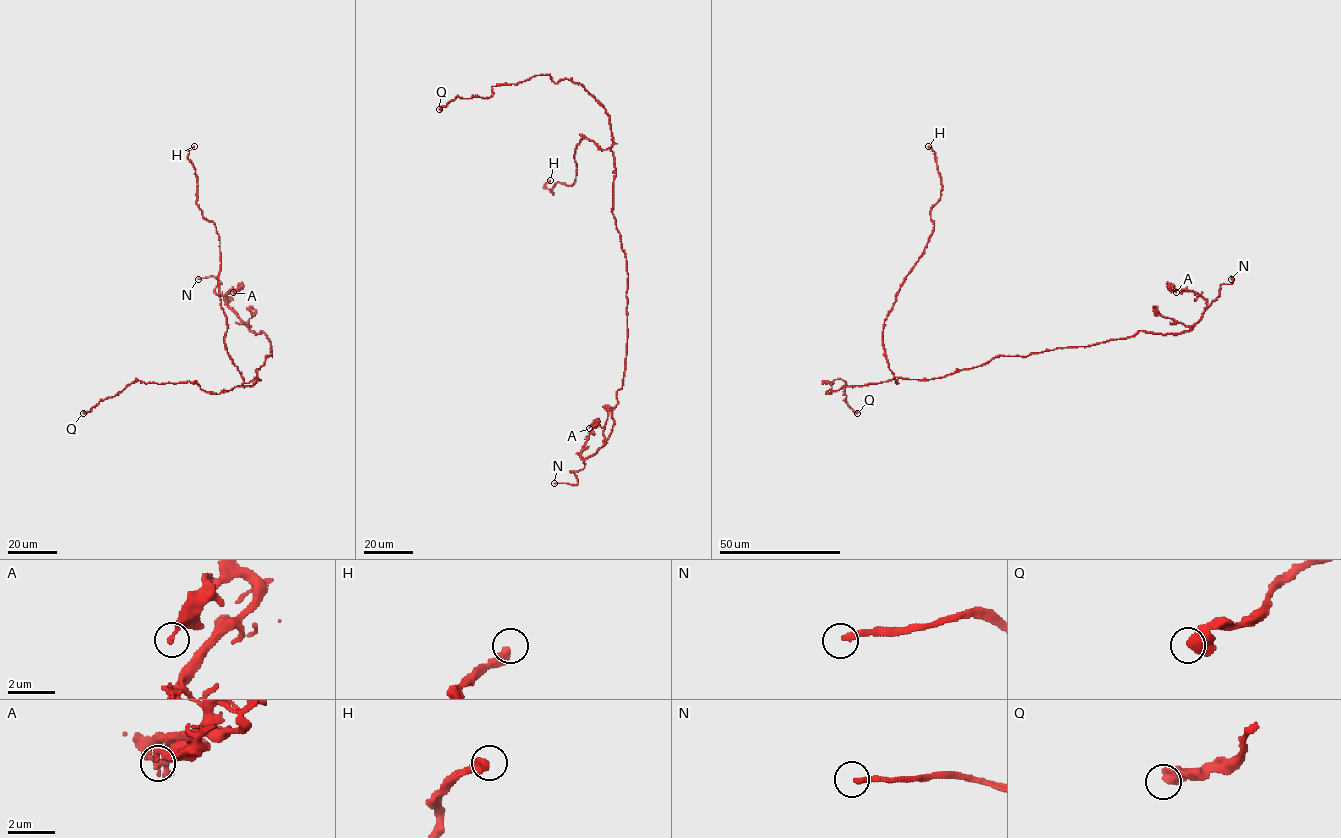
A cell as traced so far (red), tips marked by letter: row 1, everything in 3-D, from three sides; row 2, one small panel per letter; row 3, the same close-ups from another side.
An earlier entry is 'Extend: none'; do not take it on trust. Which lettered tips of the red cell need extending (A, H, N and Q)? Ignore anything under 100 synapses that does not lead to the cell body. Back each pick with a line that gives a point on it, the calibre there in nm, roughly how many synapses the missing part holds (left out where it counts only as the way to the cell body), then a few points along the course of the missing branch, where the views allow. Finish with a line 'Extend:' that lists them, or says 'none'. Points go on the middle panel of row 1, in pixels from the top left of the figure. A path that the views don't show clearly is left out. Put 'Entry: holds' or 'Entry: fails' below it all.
N: Place: (554, 483). Thickness 240 nm. Course of what is missing: (554, 483), (542, 481)
Extend: N
Entry: fails

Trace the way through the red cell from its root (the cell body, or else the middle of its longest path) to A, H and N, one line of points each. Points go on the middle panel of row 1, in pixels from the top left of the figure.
A: (613, 210), (628, 274), (625, 372), (610, 435), (584, 459), (581, 449), (598, 422), (589, 428)
H: (613, 210), (613, 152), (581, 134), (575, 181), (557, 182), (553, 194), (544, 187), (550, 180)
N: (613, 210), (628, 274), (623, 385), (606, 442), (582, 469), (570, 471), (578, 483), (554, 483)

